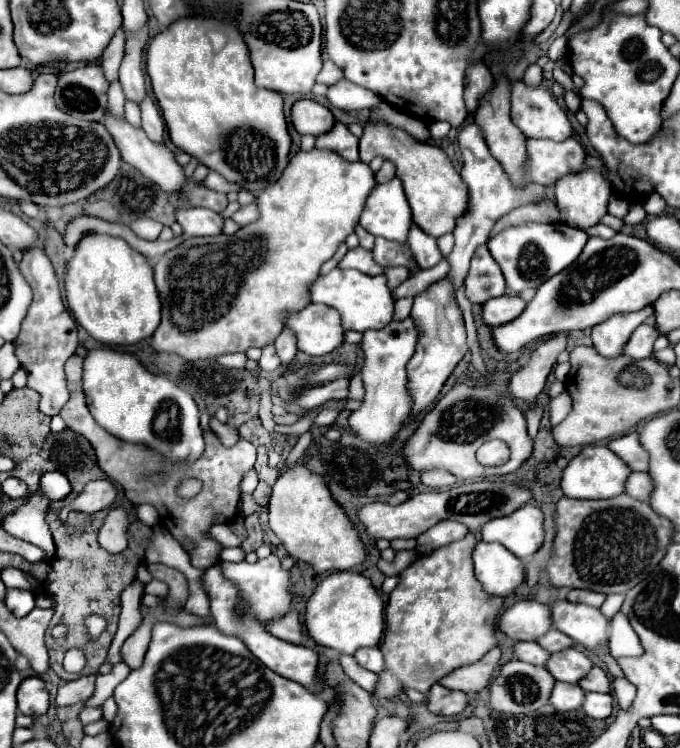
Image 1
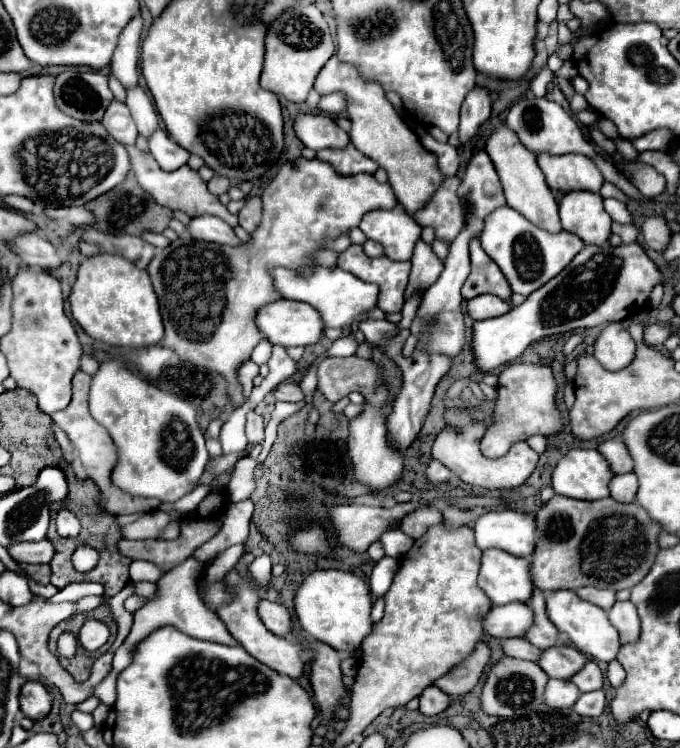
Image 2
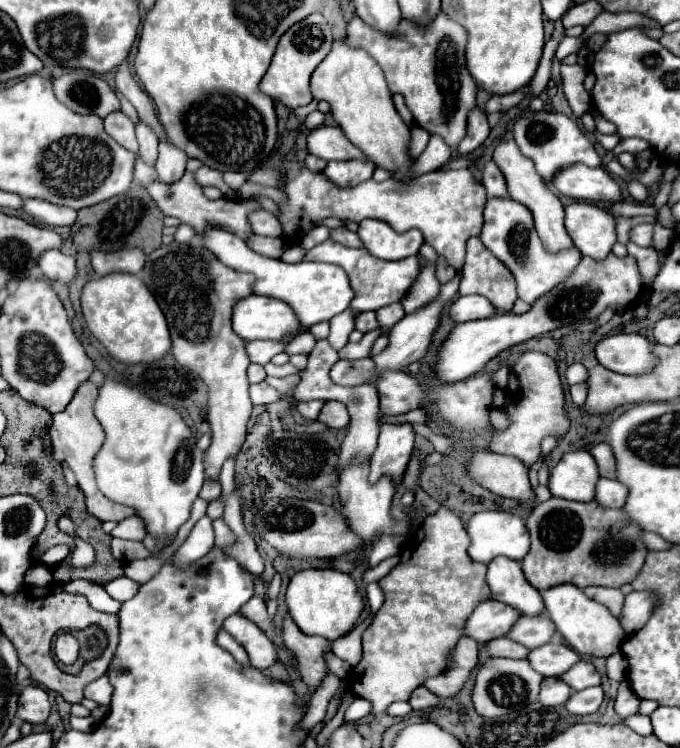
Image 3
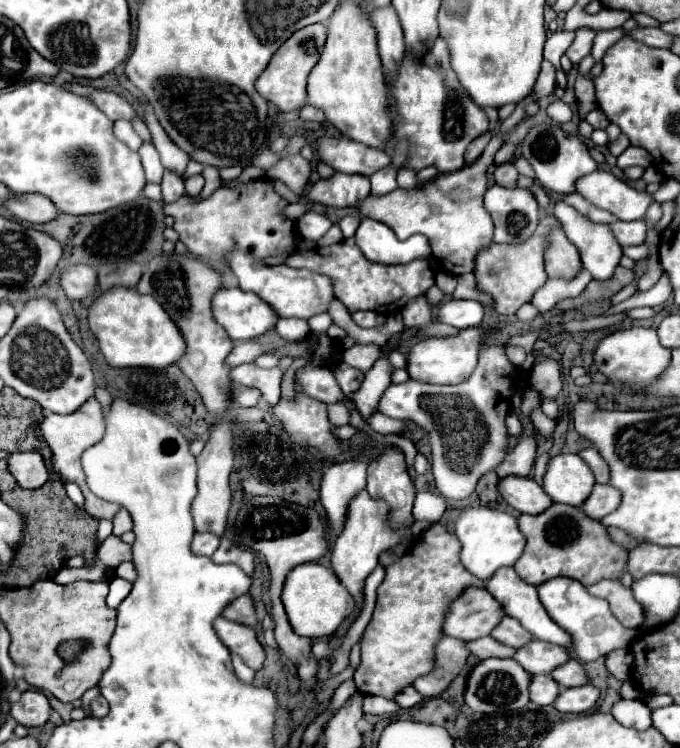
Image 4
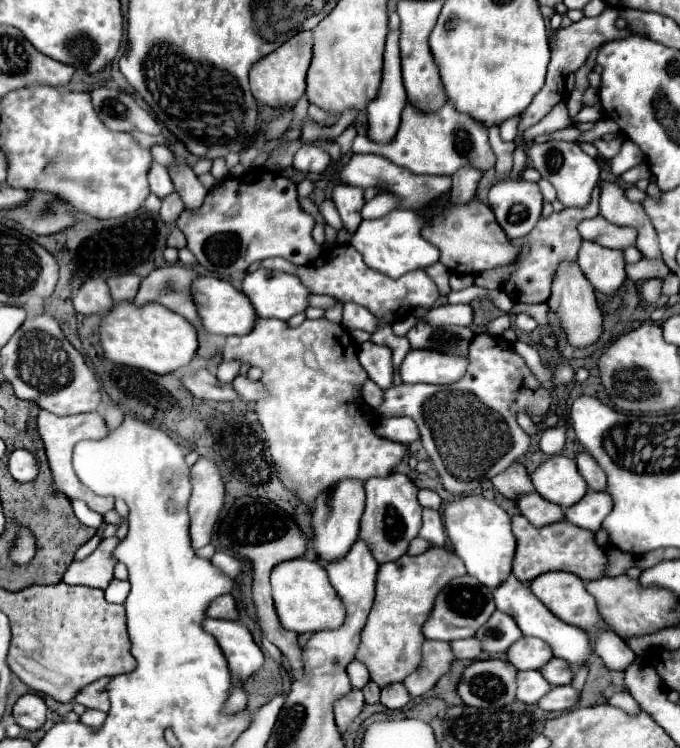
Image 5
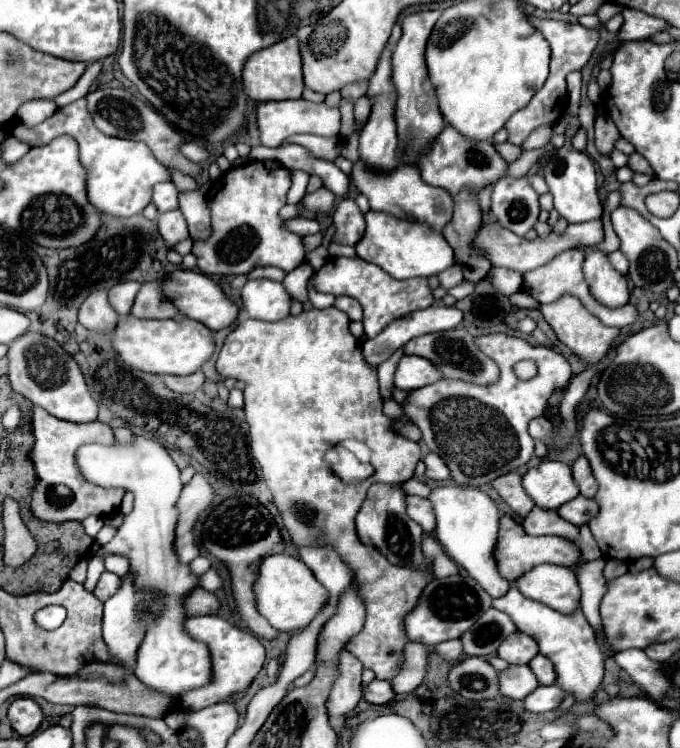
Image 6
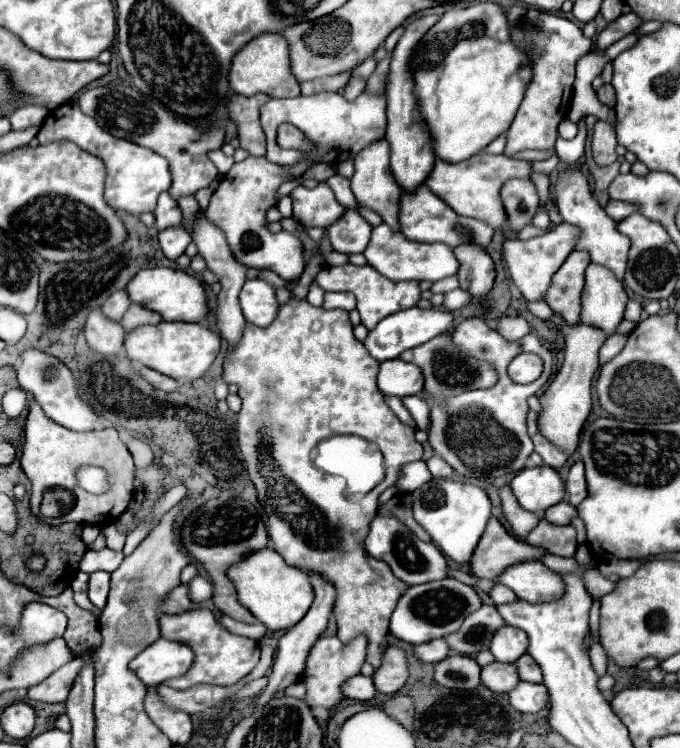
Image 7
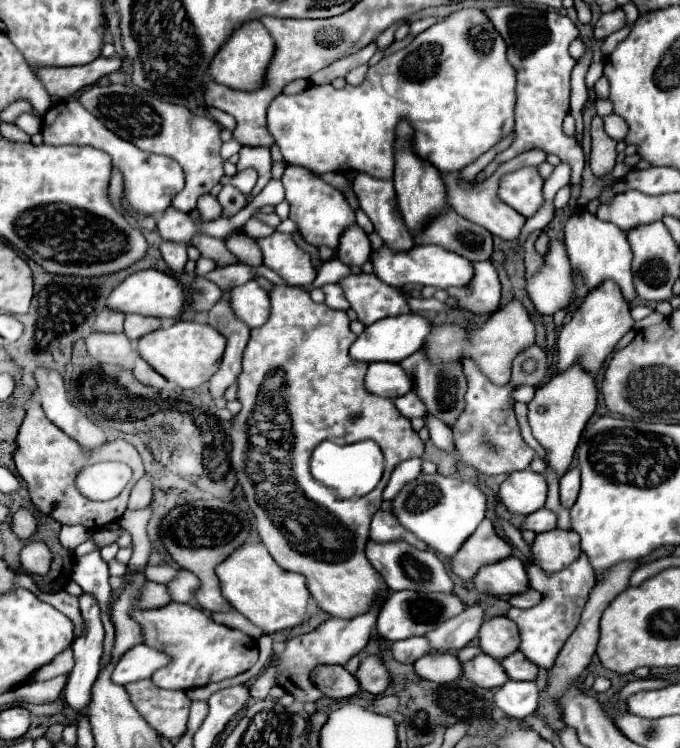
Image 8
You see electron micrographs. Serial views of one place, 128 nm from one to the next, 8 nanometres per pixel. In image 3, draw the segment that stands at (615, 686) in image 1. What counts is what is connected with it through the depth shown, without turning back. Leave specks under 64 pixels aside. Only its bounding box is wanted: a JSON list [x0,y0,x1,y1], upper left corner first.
[606,652,626,680]

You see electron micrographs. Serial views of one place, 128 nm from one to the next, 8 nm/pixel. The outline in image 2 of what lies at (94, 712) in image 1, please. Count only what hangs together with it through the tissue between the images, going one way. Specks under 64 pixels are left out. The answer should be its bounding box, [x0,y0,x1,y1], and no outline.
[72,710,94,732]

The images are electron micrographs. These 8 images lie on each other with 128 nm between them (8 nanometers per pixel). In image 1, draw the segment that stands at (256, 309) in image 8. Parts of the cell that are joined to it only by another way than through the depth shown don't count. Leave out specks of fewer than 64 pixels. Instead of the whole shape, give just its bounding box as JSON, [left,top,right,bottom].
[176,208,394,332]

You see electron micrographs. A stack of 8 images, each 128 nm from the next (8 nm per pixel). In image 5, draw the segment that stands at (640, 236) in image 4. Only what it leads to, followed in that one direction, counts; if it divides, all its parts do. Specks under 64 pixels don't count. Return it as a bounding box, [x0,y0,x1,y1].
[578,216,636,248]

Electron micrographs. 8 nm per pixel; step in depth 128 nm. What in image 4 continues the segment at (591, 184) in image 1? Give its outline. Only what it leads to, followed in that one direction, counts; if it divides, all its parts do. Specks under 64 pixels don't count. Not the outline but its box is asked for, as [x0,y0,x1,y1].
[552,202,622,280]

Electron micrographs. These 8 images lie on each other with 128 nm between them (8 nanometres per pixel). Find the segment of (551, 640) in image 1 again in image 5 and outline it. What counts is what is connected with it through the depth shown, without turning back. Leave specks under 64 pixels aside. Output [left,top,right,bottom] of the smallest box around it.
[476,612,522,654]

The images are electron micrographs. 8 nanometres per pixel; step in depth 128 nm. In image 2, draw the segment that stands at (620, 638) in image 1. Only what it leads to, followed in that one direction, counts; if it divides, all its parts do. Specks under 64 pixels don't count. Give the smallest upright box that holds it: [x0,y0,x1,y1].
[608,600,640,642]

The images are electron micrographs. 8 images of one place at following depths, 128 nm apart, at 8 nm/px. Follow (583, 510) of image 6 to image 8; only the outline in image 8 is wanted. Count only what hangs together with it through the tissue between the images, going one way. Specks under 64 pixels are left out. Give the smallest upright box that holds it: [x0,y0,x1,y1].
[520,508,556,534]

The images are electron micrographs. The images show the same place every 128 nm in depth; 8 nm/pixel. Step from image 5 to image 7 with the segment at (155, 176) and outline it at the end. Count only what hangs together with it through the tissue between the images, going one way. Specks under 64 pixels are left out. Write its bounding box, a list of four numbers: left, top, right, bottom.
[154,194,182,230]

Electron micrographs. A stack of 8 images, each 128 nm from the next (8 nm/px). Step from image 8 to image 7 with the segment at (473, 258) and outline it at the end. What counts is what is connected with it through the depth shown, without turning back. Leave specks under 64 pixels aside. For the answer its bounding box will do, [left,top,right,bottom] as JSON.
[400,186,494,248]

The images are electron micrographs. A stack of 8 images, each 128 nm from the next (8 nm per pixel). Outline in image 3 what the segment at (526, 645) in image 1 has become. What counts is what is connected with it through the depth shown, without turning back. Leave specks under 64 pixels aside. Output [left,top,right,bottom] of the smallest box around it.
[486,636,528,658]

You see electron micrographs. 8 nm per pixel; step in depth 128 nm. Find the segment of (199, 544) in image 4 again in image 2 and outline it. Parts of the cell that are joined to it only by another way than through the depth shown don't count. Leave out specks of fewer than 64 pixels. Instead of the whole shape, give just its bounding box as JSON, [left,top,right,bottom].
[92,556,238,706]

